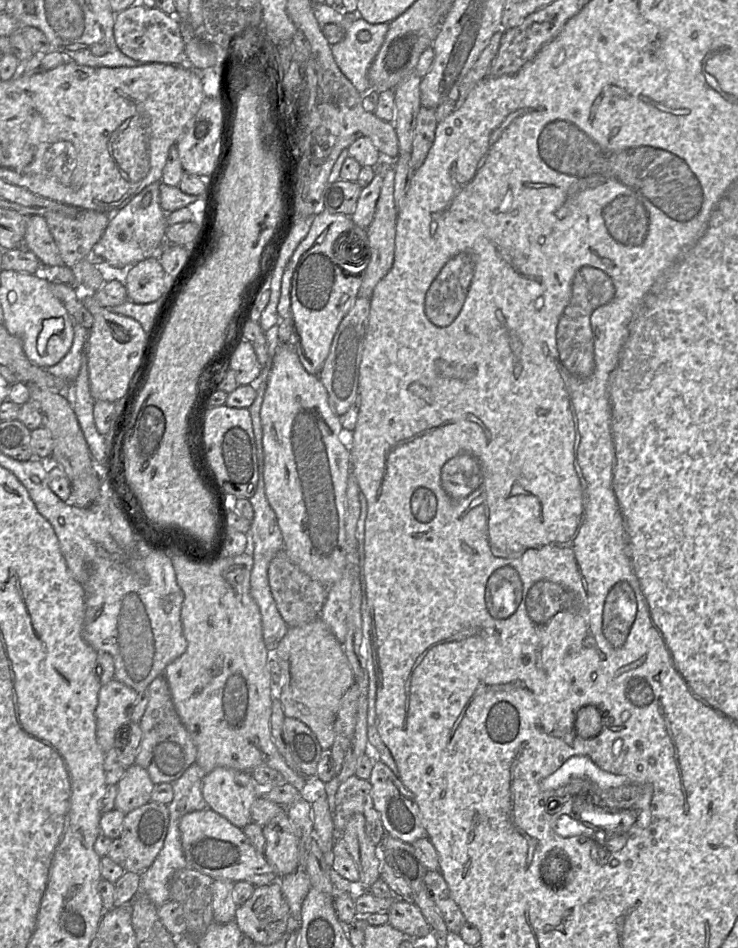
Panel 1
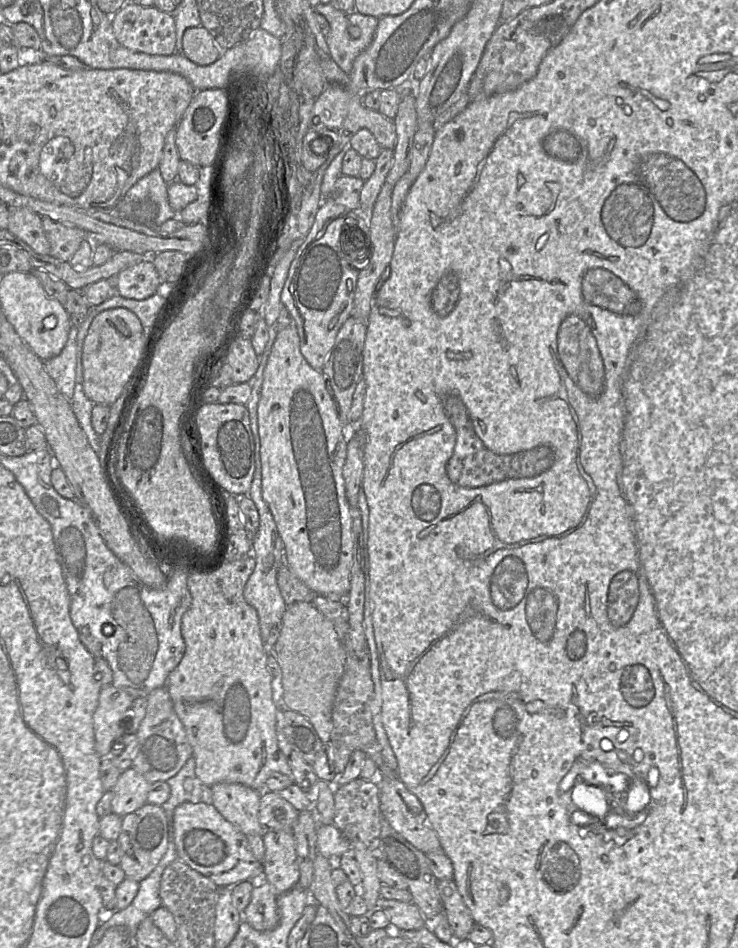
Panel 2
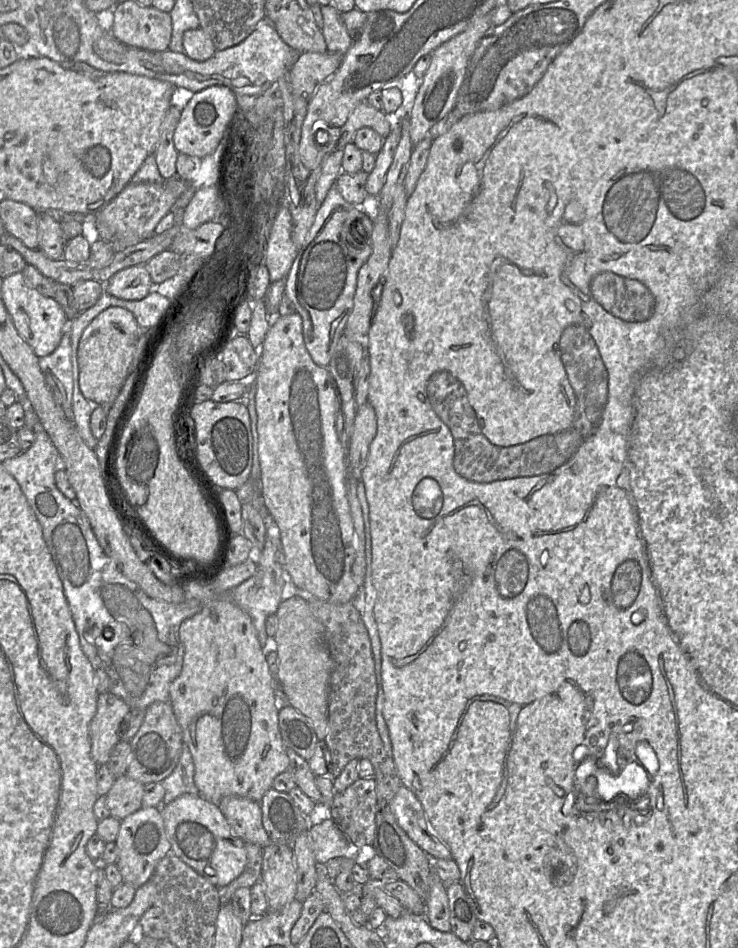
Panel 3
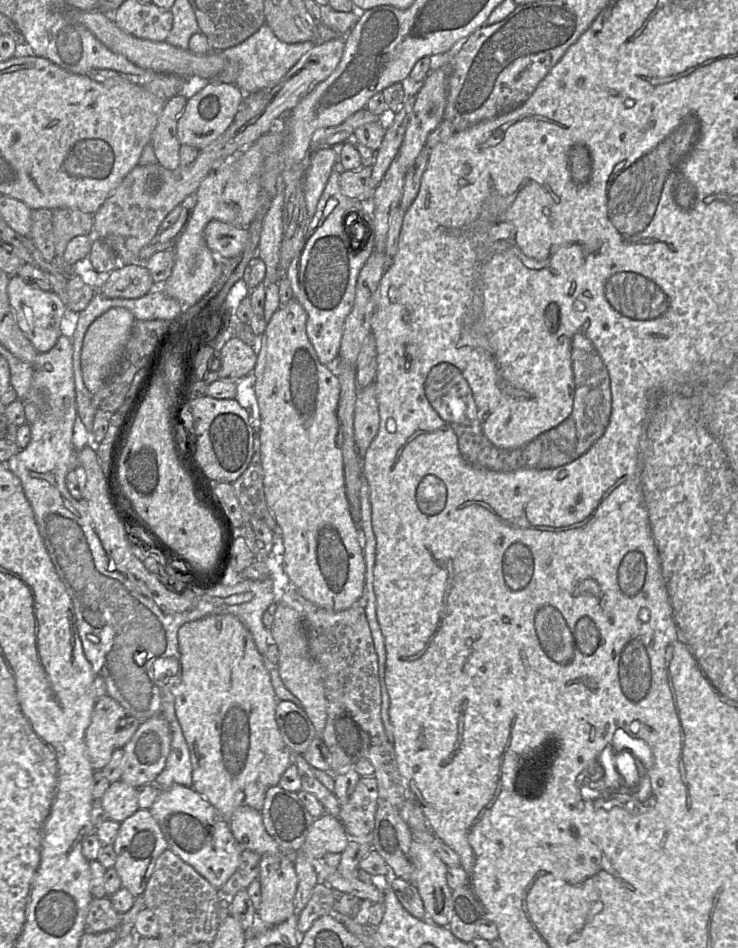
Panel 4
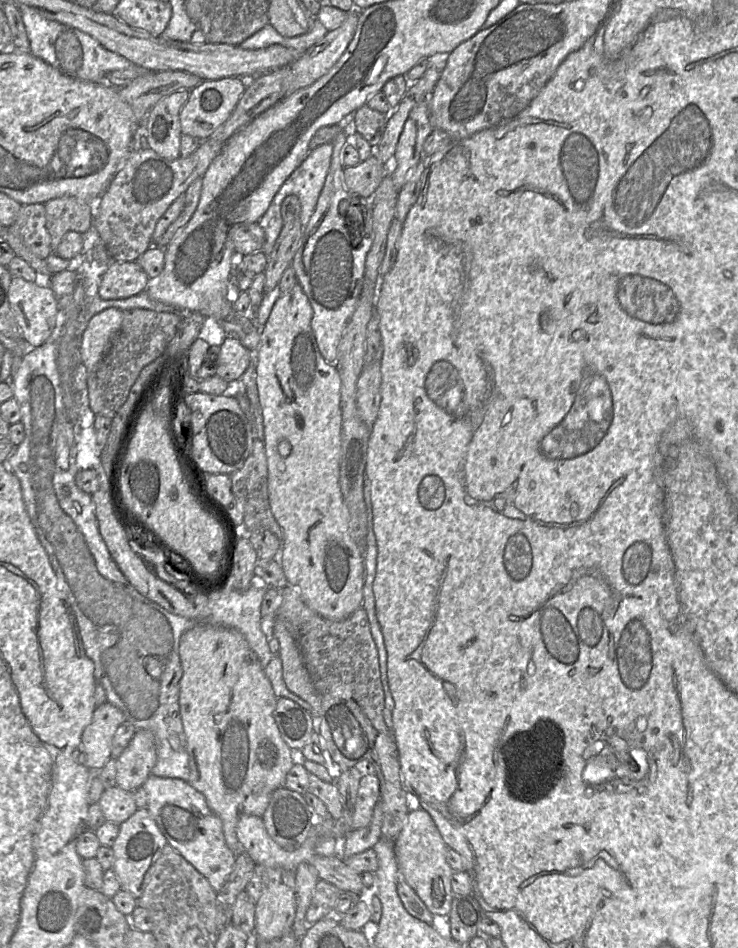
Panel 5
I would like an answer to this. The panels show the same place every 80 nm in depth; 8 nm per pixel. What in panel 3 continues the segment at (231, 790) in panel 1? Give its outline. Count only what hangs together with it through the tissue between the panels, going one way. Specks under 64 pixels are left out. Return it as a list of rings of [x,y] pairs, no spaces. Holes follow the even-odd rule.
[[[227,796],[218,802],[232,832],[246,844],[256,844],[262,848],[271,840],[262,825],[260,802],[238,796]]]

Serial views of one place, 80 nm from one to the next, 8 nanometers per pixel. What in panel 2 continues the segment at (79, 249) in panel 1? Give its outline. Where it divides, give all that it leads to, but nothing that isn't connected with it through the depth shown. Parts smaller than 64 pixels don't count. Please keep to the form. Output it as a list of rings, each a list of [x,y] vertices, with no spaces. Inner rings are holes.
[[[48,216],[42,217],[42,225],[50,243],[50,255],[62,261],[69,262],[81,242],[89,236],[79,227],[67,226]]]

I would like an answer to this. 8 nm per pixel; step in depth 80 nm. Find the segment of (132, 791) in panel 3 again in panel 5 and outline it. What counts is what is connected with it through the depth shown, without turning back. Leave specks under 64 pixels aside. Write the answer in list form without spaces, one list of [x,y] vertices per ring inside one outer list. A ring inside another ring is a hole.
[[[118,786],[105,789],[98,802],[107,822],[120,825],[138,809],[130,791]]]

